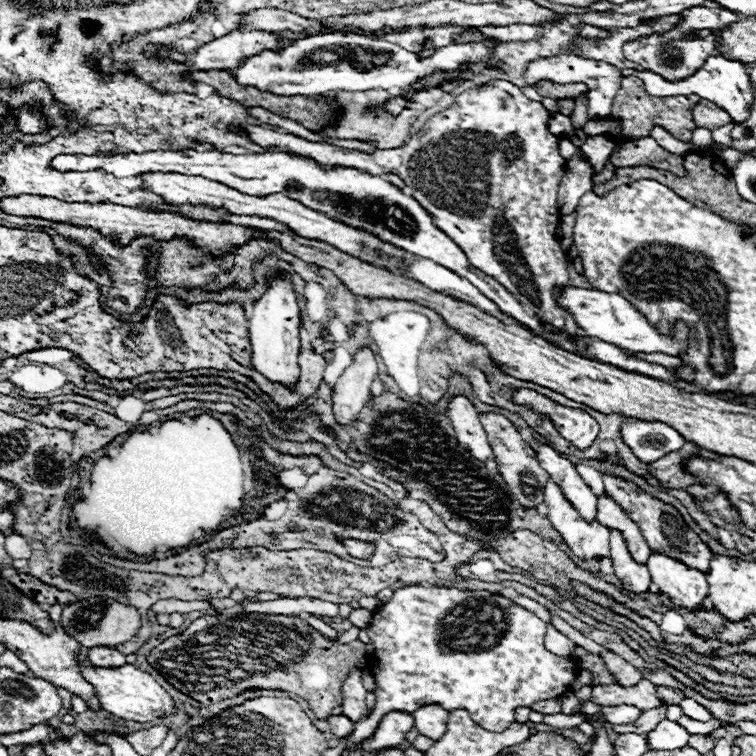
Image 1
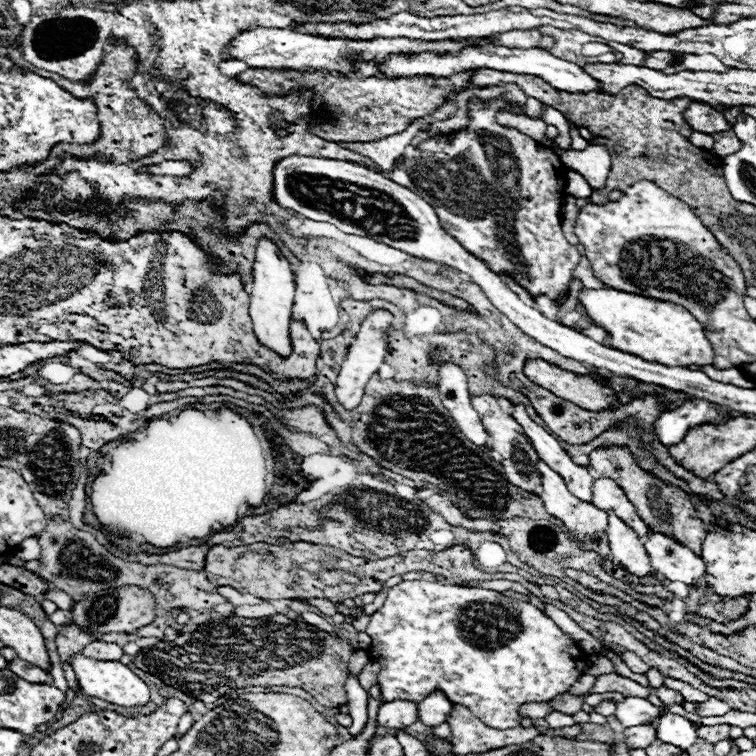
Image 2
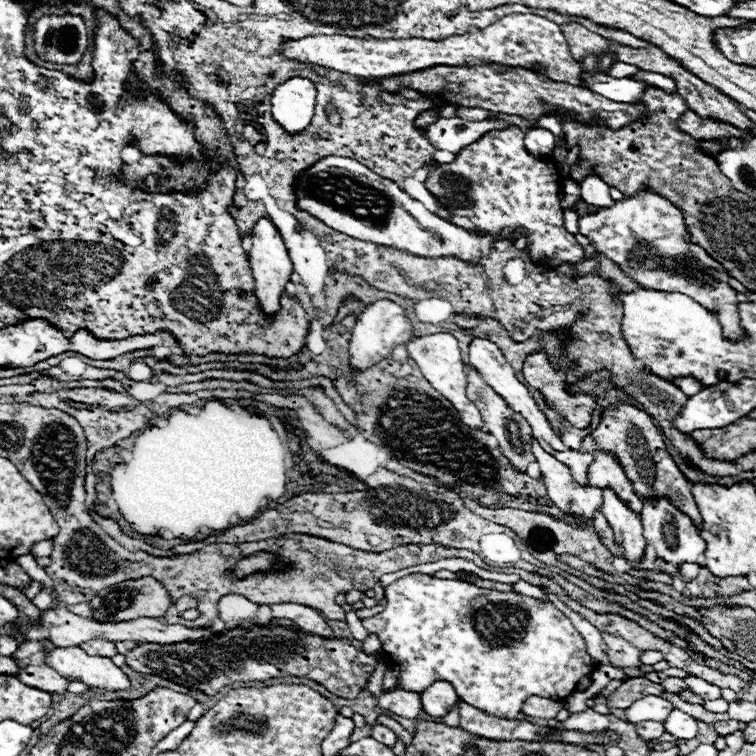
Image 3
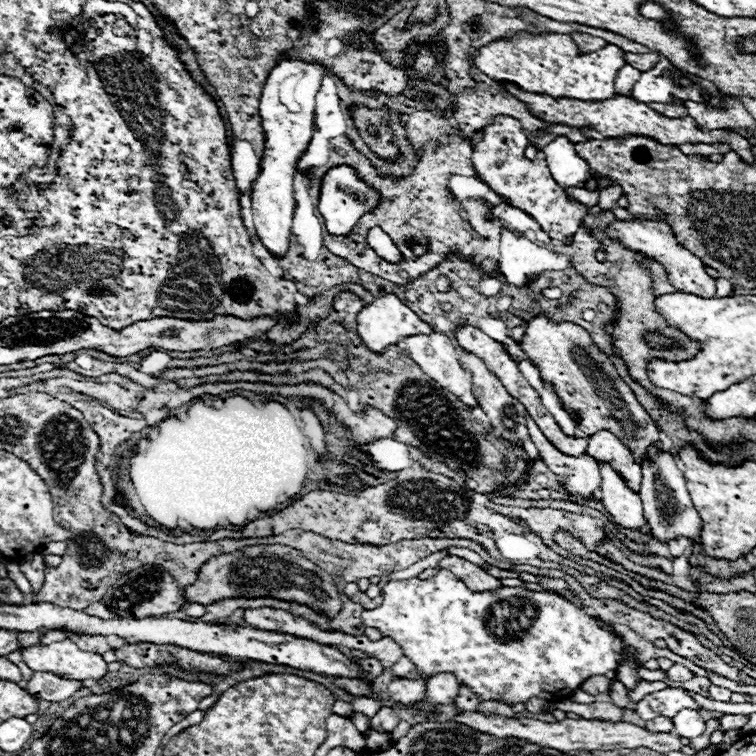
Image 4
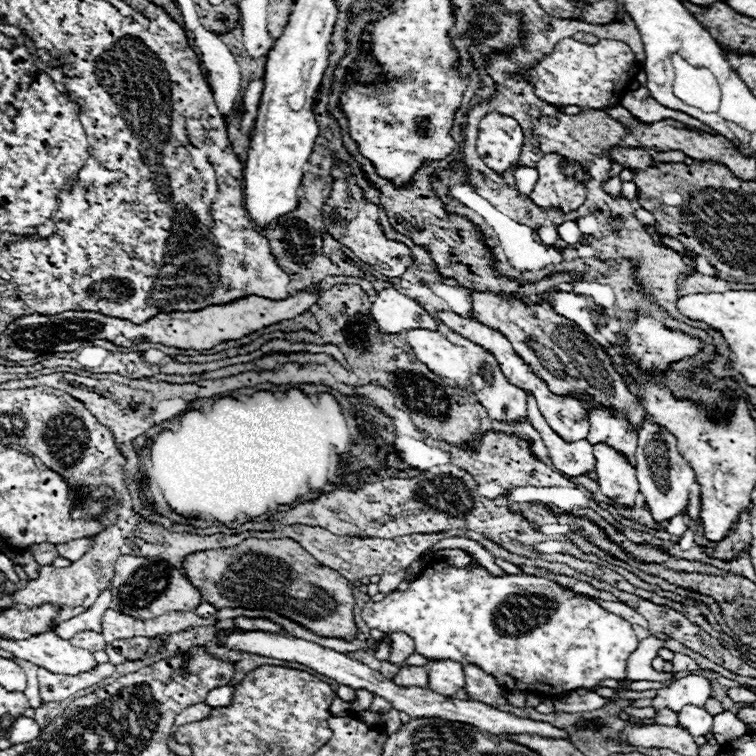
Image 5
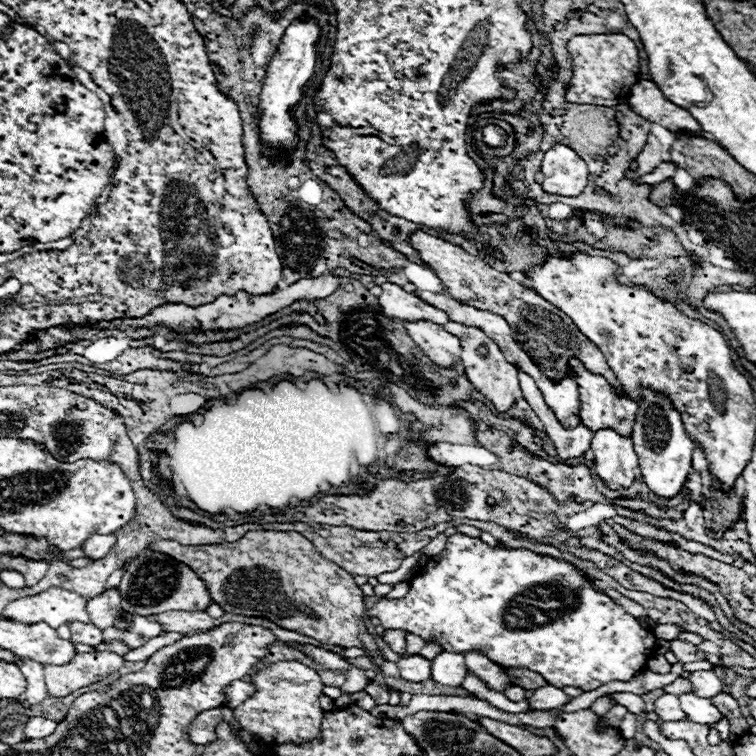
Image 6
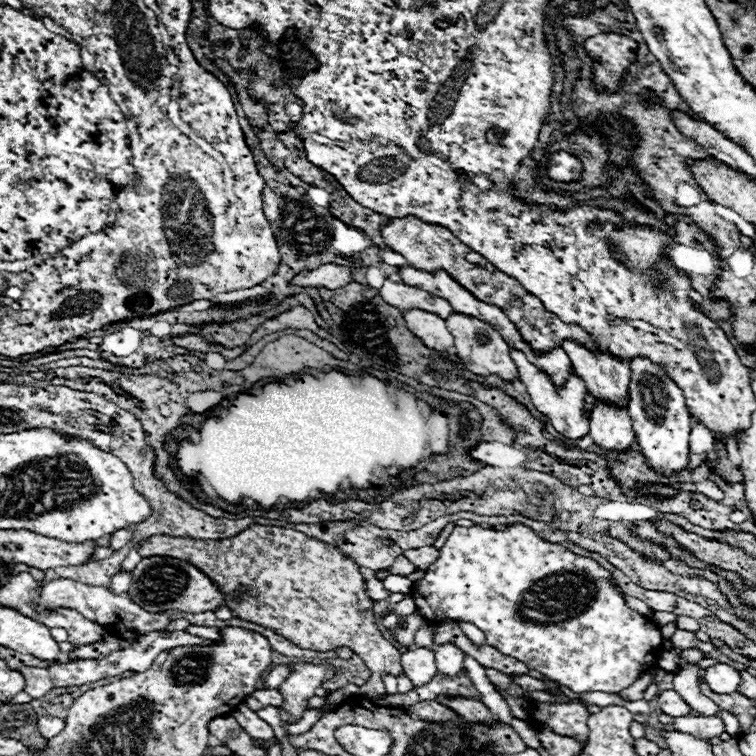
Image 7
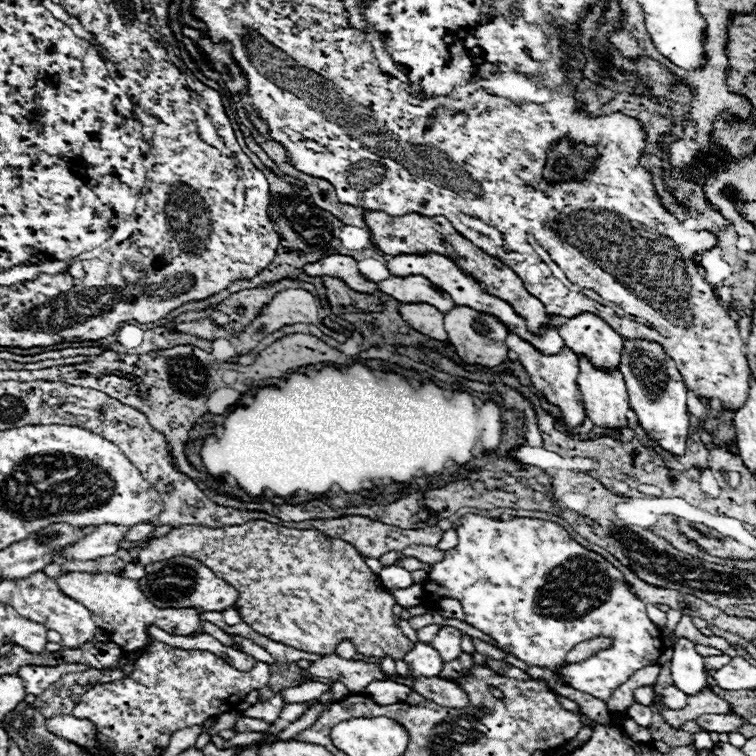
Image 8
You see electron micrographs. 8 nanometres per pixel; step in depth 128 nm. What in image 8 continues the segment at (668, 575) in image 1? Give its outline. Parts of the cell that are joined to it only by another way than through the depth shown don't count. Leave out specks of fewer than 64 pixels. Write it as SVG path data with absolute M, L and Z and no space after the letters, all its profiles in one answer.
M624 340L622 342L622 358L620 372L624 374L626 390L630 396L630 408L636 412L640 426L646 436L656 440L664 450L672 454L684 454L686 438L688 438L688 412L686 412L686 386L676 368L676 362L664 354L662 346L648 340Z

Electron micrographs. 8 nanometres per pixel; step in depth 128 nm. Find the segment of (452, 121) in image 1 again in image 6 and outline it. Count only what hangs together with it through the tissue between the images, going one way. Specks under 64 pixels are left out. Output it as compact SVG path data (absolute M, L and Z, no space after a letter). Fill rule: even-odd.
M484 126L484 142L488 146L502 146L504 144L504 130L500 130L498 126ZM556 144L544 154L542 174L542 188L560 196L578 196L588 184L586 162L564 144Z

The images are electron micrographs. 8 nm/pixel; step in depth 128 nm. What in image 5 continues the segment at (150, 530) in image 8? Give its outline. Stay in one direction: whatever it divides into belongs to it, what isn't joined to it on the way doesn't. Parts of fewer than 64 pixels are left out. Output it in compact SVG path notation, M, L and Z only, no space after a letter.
M80 538L76 542L68 542L68 546L56 546L56 548L58 548L58 554L62 558L68 558L68 560L76 562L92 548L92 538Z

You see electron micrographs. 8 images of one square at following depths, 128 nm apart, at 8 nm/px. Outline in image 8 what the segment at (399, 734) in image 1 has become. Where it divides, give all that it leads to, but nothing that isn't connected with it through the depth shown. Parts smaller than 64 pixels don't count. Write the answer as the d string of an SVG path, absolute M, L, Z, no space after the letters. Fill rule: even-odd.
M424 642L414 644L414 648L404 656L404 660L410 666L410 676L438 676L444 666L438 650ZM372 682L364 694L368 694L374 702L380 704L388 704L388 702L400 702L406 698L408 688L402 688L400 684L392 684L392 682Z

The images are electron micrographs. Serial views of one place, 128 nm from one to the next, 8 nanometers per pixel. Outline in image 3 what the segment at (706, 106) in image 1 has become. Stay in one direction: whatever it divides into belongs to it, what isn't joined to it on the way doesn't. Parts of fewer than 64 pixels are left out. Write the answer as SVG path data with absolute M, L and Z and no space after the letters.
M688 110L678 122L676 122L678 130L686 132L688 136L692 136L694 140L710 140L710 138L738 138L742 136L740 130L736 130L734 126L728 126L724 122L712 122L712 120L704 120L700 116L696 116L692 110Z

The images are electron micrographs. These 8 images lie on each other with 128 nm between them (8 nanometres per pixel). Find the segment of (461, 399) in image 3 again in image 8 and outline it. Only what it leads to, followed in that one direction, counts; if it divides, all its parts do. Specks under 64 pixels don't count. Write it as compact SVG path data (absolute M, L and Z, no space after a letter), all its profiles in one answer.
M412 302L412 304L400 304L398 310L400 310L400 316L414 330L420 330L436 340L448 340L448 334L442 324L444 314L440 310L436 310L434 306L424 304L424 302Z

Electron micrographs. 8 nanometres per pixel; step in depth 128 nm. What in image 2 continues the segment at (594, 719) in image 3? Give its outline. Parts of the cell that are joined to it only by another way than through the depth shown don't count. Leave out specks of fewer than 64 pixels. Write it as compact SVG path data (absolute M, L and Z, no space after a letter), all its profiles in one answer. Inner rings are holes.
M454 704L448 724L452 728L452 744L454 752L458 754L470 754L470 752L484 752L484 750L494 750L510 744L522 744L528 740L534 740L542 732L534 726L530 728L508 728L508 730L496 730L480 722L466 706ZM580 724L566 726L566 728L560 728L560 730L548 730L550 736L564 736L564 738L576 738L580 732L582 732L582 726Z

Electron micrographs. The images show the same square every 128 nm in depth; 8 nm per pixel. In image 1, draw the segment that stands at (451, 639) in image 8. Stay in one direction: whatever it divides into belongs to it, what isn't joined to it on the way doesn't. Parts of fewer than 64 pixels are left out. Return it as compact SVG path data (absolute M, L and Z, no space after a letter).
M428 704L428 706L420 706L414 712L414 728L422 734L422 736L430 736L434 740L440 740L446 732L446 722L448 722L448 710L444 710L438 704Z

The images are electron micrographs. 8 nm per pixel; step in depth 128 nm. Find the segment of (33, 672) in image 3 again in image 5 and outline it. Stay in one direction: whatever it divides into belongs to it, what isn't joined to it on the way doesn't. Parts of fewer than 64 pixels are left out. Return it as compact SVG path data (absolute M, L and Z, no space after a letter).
M104 662L96 664L94 670L76 674L76 676L66 676L66 674L54 674L46 668L40 668L40 696L44 702L62 702L70 696L74 696L78 690L90 688L98 684L100 680L108 678L116 664Z

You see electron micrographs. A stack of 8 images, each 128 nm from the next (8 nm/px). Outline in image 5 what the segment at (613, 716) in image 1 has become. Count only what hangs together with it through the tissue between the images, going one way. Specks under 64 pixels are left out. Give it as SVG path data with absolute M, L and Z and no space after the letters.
M688 674L680 680L676 680L674 684L658 690L658 696L654 698L652 706L656 710L660 710L662 706L668 706L668 708L680 712L686 704L704 706L704 702L710 698L710 694L712 694L712 686L710 686L708 678Z

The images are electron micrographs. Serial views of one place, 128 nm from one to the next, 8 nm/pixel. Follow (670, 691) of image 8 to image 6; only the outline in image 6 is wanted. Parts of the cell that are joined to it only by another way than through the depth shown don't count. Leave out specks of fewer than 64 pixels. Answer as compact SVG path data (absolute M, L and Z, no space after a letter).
M664 694L656 700L654 712L660 716L662 722L676 722L676 720L684 720L686 714L680 708L678 696L676 694Z

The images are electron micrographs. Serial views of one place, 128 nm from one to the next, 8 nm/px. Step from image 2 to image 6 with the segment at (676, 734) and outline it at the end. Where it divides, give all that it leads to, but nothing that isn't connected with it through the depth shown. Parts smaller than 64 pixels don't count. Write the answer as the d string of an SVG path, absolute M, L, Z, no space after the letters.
M692 692L682 694L680 704L682 704L682 710L686 712L686 718L692 718L694 722L714 724L714 722L720 722L724 718L722 712L712 704L710 698L700 698Z

